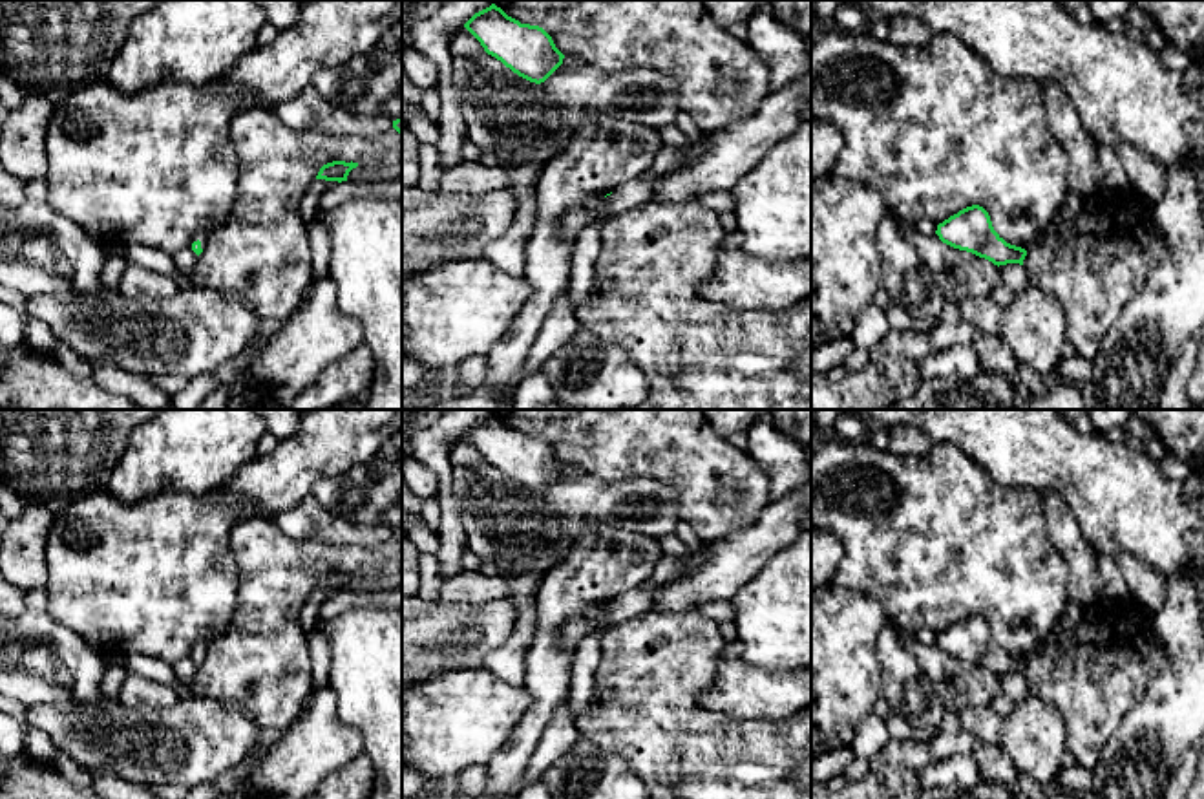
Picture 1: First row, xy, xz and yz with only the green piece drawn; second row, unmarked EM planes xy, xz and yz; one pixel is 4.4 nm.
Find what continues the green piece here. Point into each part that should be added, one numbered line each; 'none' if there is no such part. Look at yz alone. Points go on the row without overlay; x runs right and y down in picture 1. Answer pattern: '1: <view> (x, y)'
none

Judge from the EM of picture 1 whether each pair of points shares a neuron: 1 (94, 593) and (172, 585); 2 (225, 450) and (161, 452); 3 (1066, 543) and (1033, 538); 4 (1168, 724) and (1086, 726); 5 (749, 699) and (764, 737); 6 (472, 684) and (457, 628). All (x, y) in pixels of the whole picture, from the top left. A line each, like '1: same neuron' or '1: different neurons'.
1: same neuron
2: same neuron
3: different neurons
4: different neurons
5: different neurons
6: different neurons

